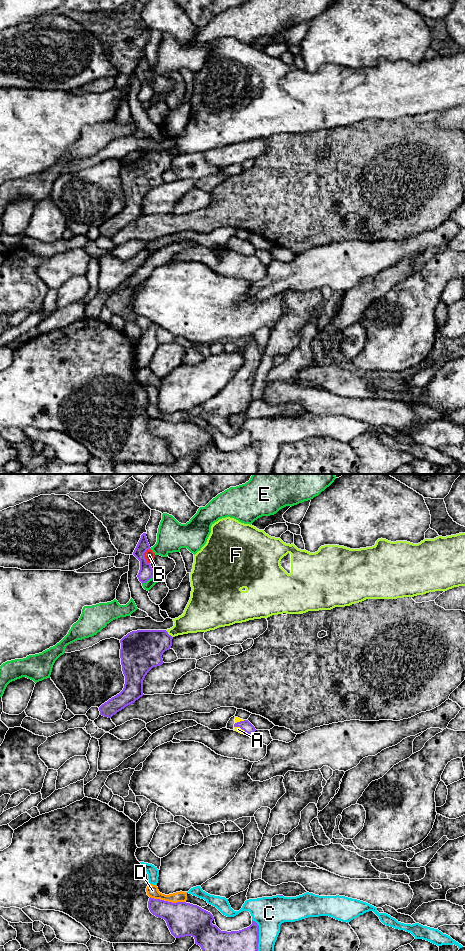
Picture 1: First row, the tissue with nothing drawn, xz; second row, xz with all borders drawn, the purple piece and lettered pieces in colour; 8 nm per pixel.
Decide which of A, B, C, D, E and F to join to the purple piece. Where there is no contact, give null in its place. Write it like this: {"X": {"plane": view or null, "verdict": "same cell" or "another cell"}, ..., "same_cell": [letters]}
{"A": {"plane": "xz", "verdict": "same cell"}, "B": {"plane": "xz", "verdict": "another cell"}, "C": {"plane": "xz", "verdict": "another cell"}, "D": {"plane": "xz", "verdict": "another cell"}, "E": {"plane": "xz", "verdict": "another cell"}, "F": {"plane": "xz", "verdict": "another cell"}, "same_cell": ["A"]}

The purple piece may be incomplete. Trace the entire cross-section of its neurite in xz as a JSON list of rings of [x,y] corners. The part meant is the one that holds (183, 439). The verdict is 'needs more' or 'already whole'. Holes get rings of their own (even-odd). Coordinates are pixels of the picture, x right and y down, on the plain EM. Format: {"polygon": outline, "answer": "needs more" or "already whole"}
{"polygon": [[[150,417],[148,428],[166,441],[175,458],[192,456],[205,474],[257,474],[259,446],[253,440],[247,448],[227,452],[213,445],[213,435],[197,425]]], "answer": "already whole"}

